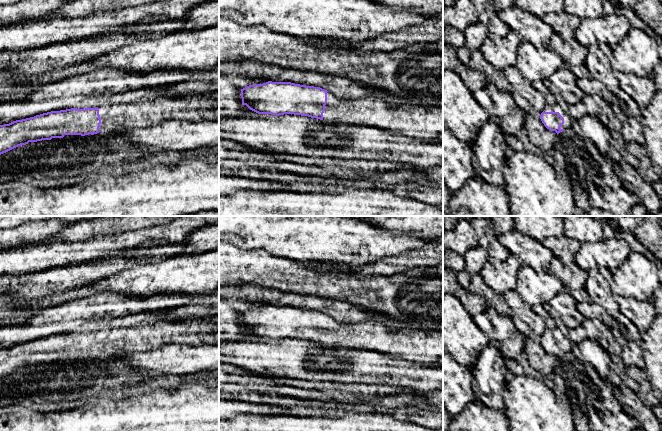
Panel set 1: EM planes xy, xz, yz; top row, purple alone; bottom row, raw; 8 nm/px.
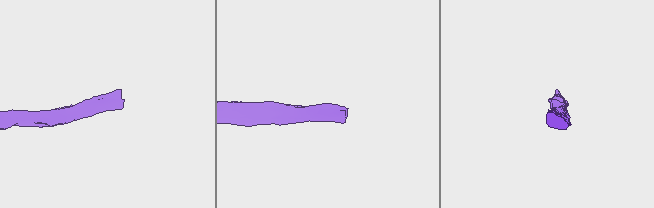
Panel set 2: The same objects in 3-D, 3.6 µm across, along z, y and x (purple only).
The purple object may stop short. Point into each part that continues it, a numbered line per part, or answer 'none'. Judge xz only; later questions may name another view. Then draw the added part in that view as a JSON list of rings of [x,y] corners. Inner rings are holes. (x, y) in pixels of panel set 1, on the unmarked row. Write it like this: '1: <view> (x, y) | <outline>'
1: xz (426, 347) | [[[330,315],[327,316],[323,345],[400,355],[423,365],[443,360],[443,331],[410,328],[393,331],[374,321],[342,324]]]

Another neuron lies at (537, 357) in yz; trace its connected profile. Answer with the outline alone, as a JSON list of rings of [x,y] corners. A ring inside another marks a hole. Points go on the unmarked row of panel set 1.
[[[526,338],[524,353],[532,368],[539,371],[544,376],[549,376],[552,373],[557,357],[547,353],[540,341]]]

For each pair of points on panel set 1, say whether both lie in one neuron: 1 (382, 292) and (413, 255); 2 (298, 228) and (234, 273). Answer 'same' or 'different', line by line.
1: different
2: different

